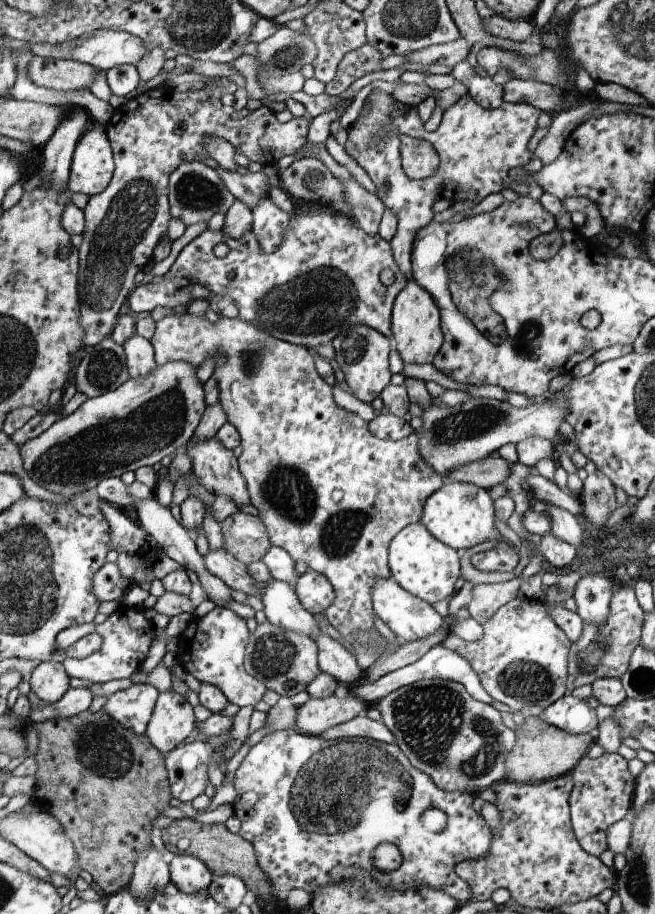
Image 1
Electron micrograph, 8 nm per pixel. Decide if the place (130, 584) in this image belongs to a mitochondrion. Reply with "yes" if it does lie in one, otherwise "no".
no

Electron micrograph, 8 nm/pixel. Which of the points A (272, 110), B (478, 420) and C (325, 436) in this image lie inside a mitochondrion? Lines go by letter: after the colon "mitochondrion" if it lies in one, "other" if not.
A: other
B: mitochondrion
C: other

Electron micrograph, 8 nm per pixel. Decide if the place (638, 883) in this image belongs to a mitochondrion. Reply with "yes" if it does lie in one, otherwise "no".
yes

